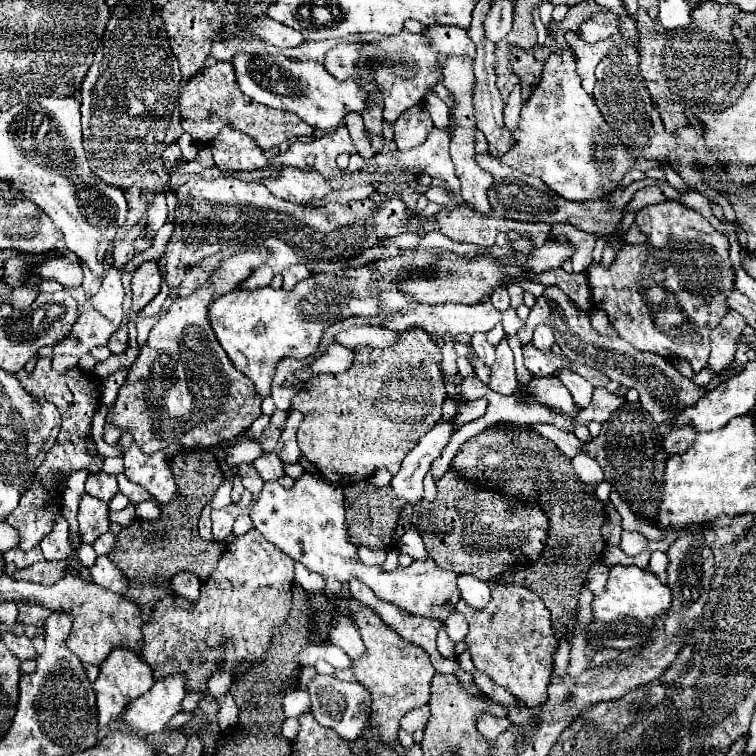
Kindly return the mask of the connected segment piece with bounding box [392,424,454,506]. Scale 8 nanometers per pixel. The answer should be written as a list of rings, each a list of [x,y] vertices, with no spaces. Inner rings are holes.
[[[436,424],[432,426],[418,444],[406,454],[404,464],[400,472],[392,478],[392,488],[398,498],[402,498],[406,504],[416,504],[422,500],[422,480],[426,472],[430,470],[432,460],[442,452],[448,438],[452,436],[450,424]]]

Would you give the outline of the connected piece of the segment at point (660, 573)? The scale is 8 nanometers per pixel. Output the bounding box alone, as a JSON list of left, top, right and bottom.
[648,552,668,580]

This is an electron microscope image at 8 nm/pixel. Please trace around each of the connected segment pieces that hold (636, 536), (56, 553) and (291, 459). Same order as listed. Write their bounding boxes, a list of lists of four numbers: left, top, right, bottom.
[[620,530,648,554],[40,514,70,560],[276,416,302,464]]

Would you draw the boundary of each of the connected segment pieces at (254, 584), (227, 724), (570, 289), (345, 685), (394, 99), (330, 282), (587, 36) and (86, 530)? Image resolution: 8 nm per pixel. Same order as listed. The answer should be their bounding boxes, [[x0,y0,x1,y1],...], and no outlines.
[[140,528,294,696],[218,696,238,730],[528,268,592,310],[308,674,372,742],[358,26,476,118],[210,274,356,400],[580,12,618,44],[78,494,108,542]]

